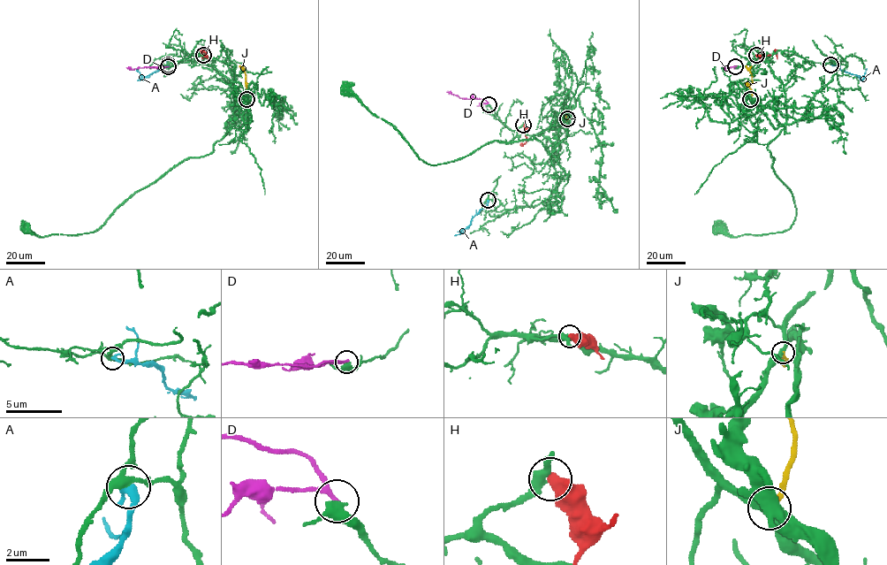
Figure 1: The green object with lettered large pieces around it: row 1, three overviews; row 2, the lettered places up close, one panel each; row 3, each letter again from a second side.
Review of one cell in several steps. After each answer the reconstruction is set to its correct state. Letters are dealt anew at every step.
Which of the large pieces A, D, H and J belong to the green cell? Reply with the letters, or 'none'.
none

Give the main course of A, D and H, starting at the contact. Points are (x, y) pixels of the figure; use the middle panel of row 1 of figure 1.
A: (488, 200), (488, 203), (472, 217), (470, 224), (461, 233), (454, 235)
D: (488, 104), (485, 100), (460, 98), (447, 92)
H: (523, 125), (526, 141), (523, 146)

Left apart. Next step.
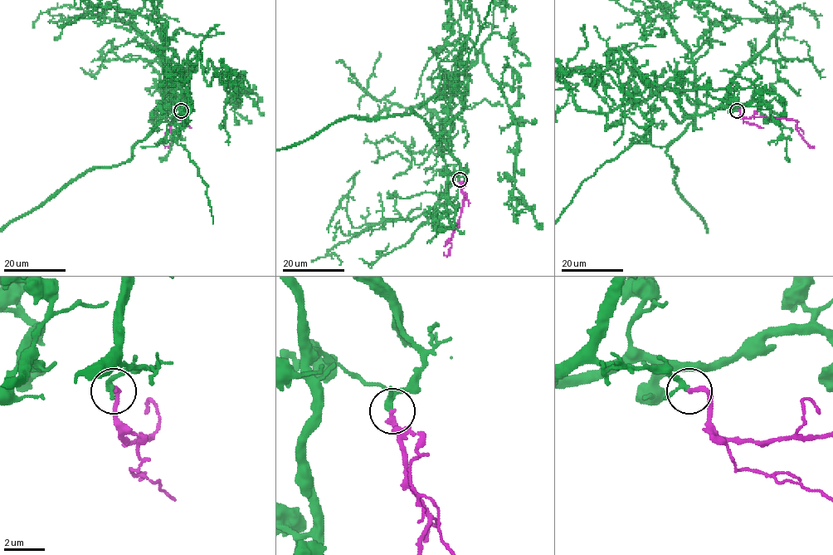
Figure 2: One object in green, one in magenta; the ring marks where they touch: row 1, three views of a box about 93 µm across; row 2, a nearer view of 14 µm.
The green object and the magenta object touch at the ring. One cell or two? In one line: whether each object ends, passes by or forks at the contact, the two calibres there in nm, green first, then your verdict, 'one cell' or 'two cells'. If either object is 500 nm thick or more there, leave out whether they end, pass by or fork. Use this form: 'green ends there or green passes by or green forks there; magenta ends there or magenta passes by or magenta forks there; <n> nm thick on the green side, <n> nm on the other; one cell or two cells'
green passes by; magenta ends there; 200 nm thick on the green side, 280 nm on the other; one cell

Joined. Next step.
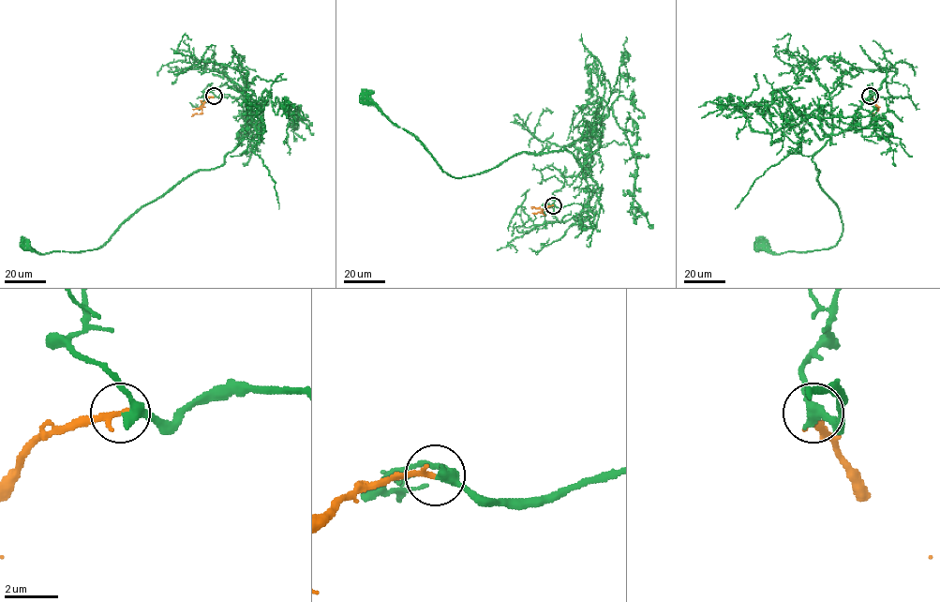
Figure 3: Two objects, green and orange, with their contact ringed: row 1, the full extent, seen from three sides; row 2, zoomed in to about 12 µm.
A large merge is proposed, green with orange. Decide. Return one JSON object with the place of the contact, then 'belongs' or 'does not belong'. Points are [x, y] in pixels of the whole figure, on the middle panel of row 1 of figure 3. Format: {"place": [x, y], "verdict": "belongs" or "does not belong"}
{"place": [553, 205], "verdict": "belongs"}

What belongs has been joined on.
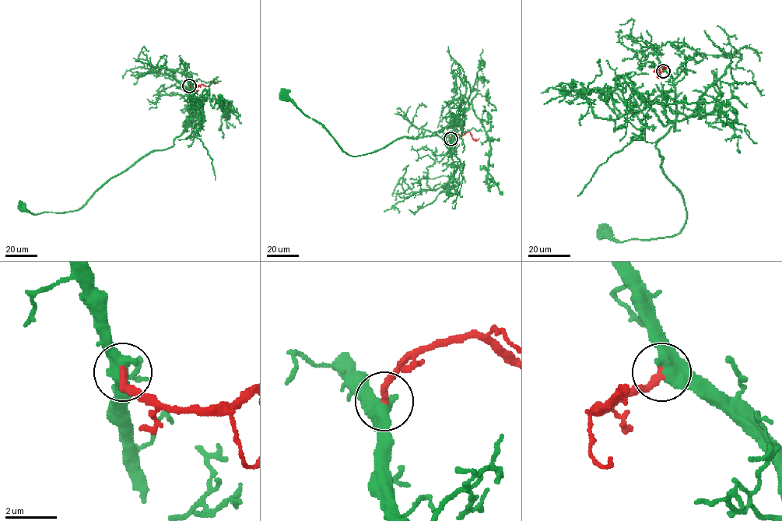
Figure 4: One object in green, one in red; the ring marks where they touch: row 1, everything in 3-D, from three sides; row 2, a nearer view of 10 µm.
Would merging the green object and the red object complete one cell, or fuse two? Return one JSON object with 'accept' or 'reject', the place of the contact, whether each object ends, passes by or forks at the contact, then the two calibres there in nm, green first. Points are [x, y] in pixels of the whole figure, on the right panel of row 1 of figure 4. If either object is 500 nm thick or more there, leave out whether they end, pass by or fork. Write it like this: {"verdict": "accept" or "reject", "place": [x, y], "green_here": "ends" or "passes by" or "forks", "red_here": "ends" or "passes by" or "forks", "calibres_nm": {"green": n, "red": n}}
{"verdict": "accept", "place": [663, 71], "calibres_nm": {"green": 500, "red": 280}}

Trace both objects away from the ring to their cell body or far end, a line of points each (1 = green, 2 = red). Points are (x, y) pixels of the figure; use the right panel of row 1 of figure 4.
1: (663, 70), (675, 89), (676, 122), (657, 149), (684, 198), (685, 223), (669, 237), (618, 241), (603, 234)
2: (663, 70), (658, 73), (658, 69), (654, 72), (661, 65), (665, 65), (663, 67)

